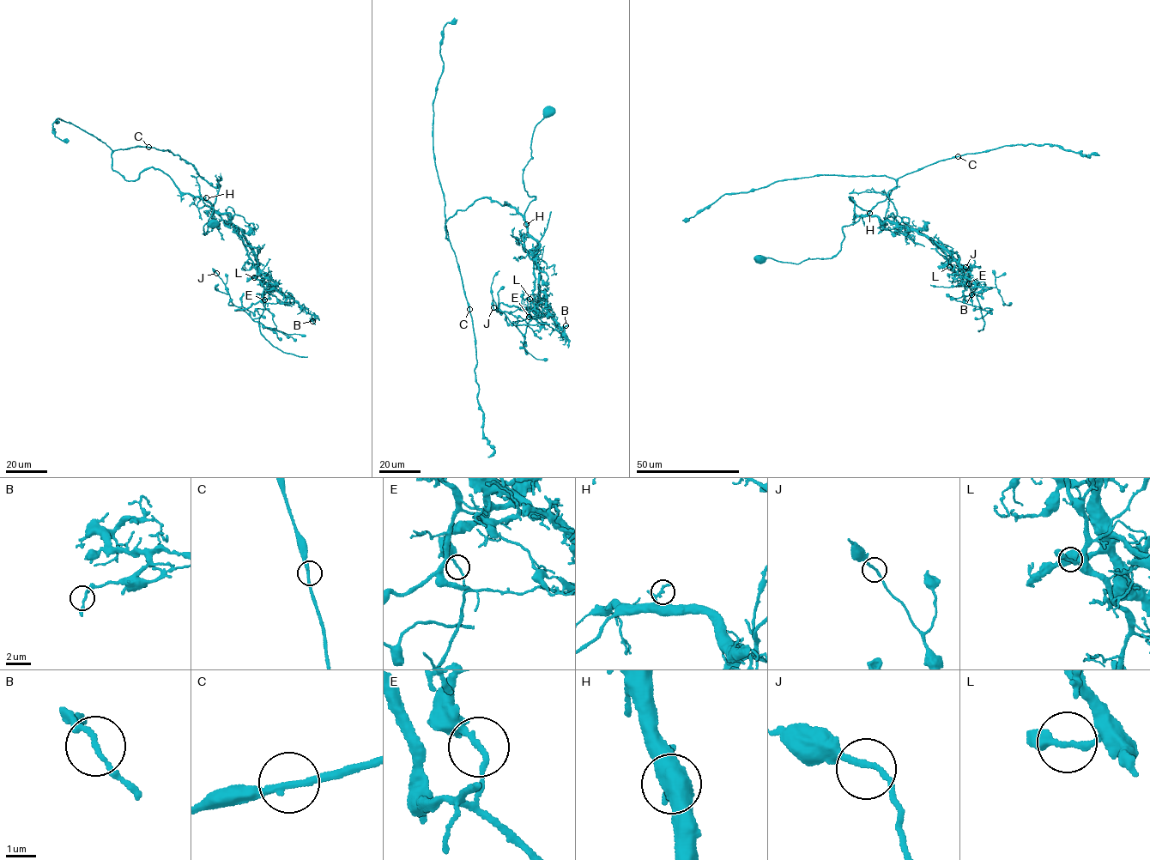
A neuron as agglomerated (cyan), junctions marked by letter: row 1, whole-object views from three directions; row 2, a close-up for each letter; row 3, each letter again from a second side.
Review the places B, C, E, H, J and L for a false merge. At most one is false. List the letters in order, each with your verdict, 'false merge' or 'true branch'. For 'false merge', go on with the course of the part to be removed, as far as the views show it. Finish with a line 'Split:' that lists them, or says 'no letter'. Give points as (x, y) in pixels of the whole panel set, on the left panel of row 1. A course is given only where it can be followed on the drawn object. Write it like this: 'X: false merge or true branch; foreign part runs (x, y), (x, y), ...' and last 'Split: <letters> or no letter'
B: true branch
C: true branch
E: false merge; foreign part runs (264, 299), (265, 303), (261, 299), (263, 286), (242, 238), (213, 209), (221, 177)
H: true branch
J: true branch
L: true branch
Split: E

